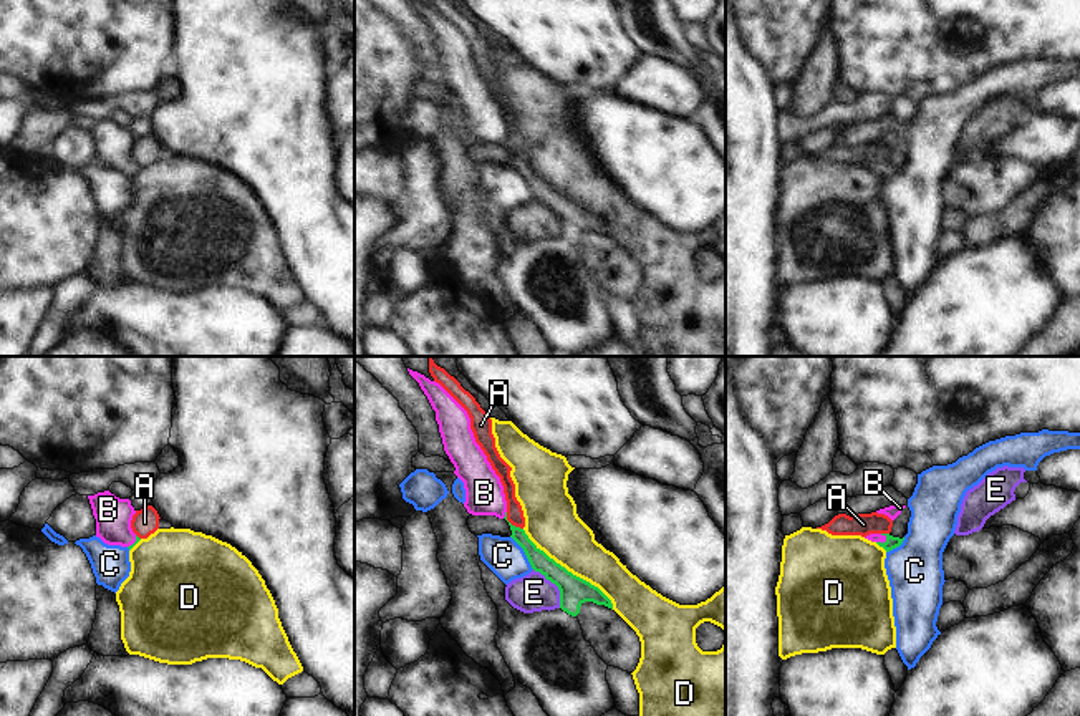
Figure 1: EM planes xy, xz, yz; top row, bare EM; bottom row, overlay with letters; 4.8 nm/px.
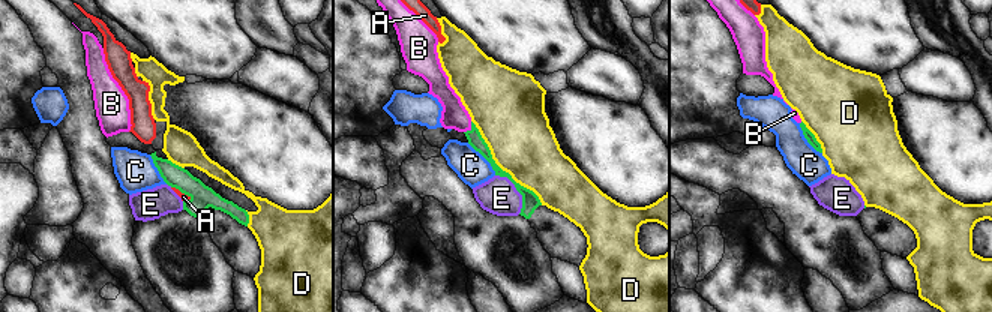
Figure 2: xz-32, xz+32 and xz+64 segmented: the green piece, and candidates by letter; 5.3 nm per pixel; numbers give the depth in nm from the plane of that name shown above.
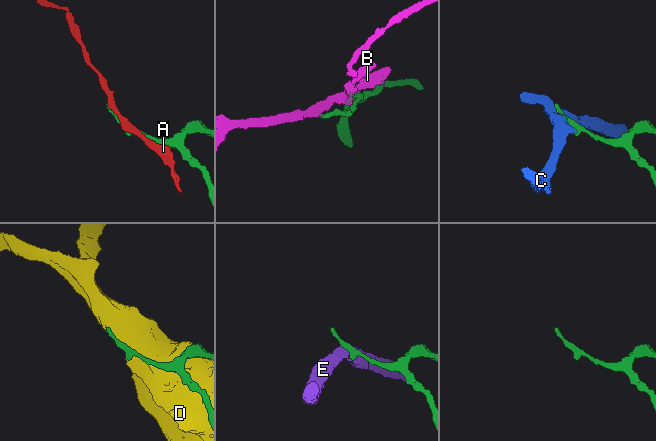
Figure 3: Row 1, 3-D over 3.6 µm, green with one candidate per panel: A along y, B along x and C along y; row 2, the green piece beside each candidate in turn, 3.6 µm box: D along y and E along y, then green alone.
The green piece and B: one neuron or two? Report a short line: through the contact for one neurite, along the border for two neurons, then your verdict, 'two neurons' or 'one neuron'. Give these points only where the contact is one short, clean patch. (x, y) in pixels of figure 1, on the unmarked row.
line xz (535, 184), (506, 143), (484, 121); one neuron

